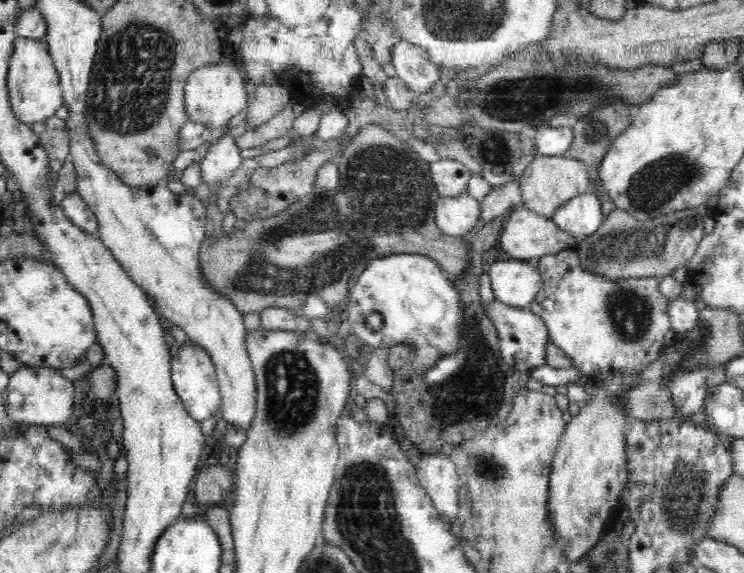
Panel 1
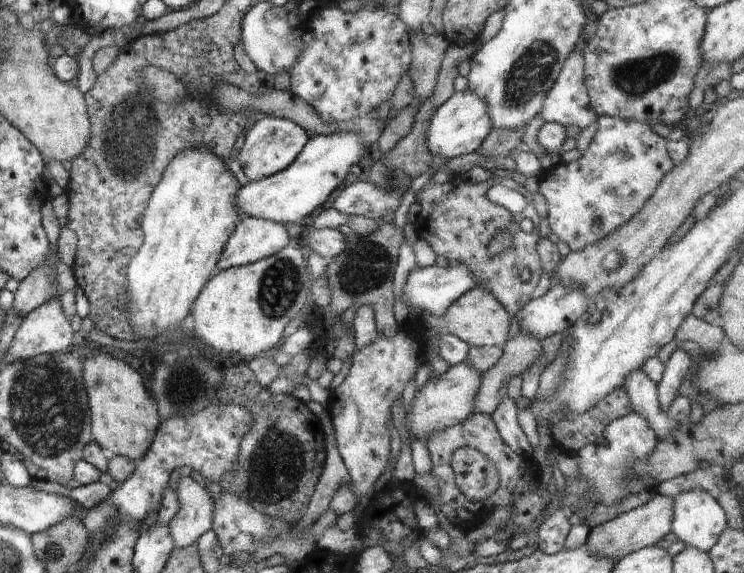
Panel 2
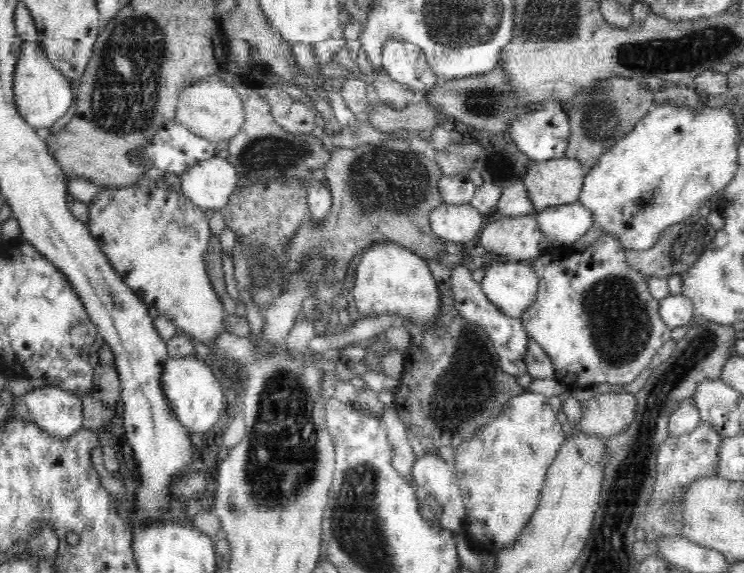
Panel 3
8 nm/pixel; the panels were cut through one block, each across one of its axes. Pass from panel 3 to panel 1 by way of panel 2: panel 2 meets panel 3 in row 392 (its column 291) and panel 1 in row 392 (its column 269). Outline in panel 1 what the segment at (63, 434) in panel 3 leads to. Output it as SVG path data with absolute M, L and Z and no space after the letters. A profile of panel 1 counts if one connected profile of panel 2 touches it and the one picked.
M22 366L10 376L8 386L1 392L5 398L6 413L16 422L36 425L72 427L77 414L74 406L74 383L58 374L54 368Z

